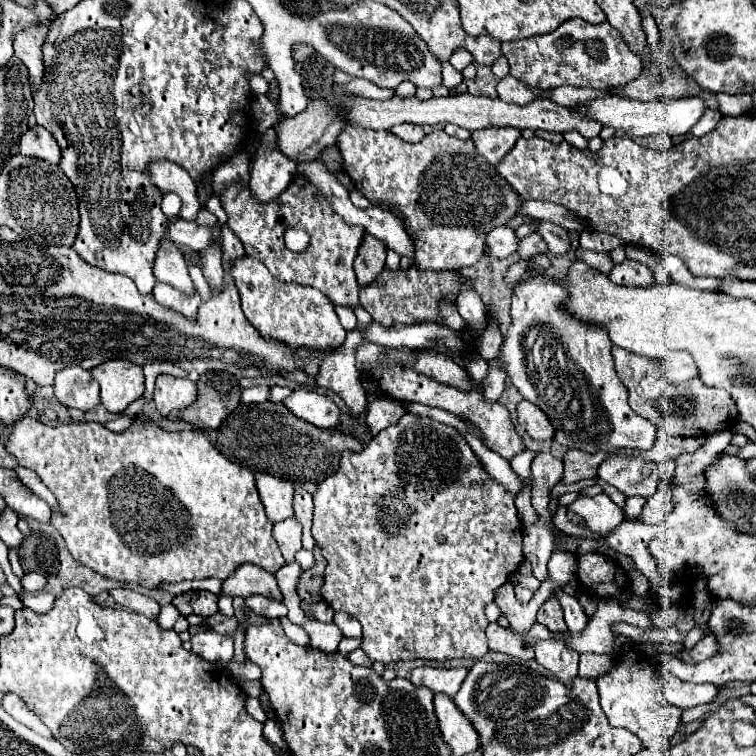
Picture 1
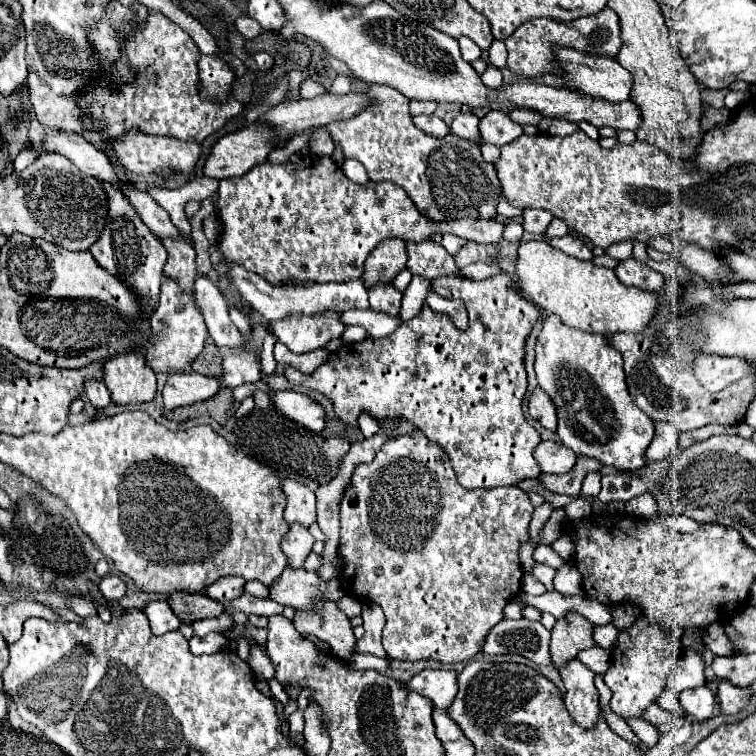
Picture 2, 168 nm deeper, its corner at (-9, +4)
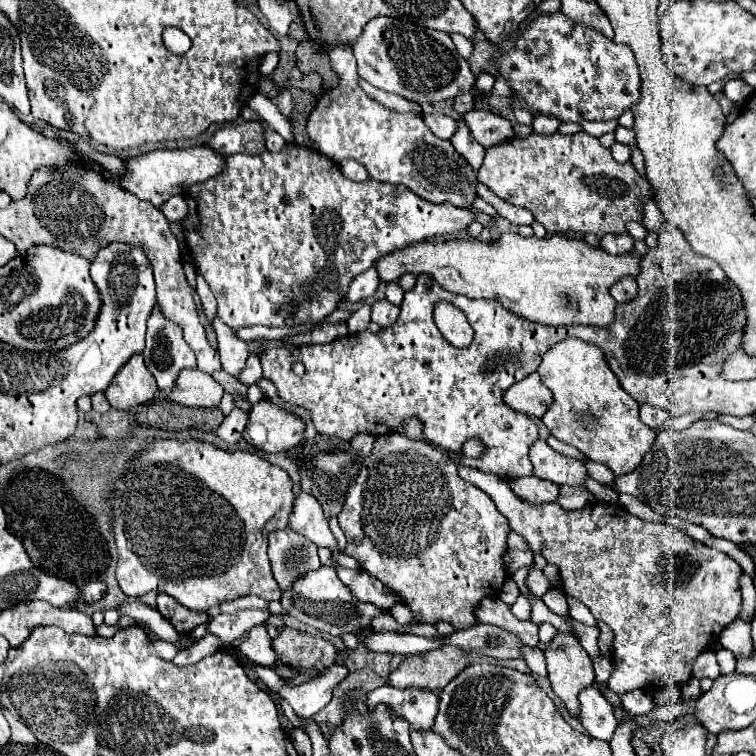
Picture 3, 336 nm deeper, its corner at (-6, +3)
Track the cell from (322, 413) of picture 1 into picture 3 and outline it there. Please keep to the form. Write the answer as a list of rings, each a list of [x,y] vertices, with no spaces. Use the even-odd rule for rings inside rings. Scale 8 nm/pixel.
[[[263,398],[249,412],[243,438],[259,450],[281,452],[297,446],[303,434],[305,422],[297,414],[275,406],[269,398]]]

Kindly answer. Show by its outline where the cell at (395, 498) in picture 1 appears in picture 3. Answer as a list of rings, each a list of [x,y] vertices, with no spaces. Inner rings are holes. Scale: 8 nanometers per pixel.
[[[399,434],[379,436],[363,464],[365,466],[347,492],[343,512],[337,516],[347,538],[345,554],[355,558],[361,570],[391,588],[399,596],[399,602],[413,612],[417,624],[447,622],[455,630],[475,626],[479,602],[491,596],[497,598],[507,580],[503,560],[507,536],[511,532],[507,518],[483,490],[459,478],[449,458],[421,442],[413,442]]]

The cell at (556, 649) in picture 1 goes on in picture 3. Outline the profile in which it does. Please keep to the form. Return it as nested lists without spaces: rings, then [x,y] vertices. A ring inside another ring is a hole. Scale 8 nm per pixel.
[[[587,686],[583,688],[583,692],[579,692],[579,706],[579,722],[583,730],[593,738],[609,742],[613,730],[617,728],[613,706],[595,686]]]

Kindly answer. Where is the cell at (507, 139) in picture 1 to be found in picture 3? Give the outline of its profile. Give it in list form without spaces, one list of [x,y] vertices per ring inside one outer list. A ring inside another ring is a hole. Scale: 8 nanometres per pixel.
[[[471,110],[471,112],[463,114],[463,118],[465,118],[473,138],[485,148],[503,144],[515,136],[511,122],[507,118],[503,118],[501,114],[485,112],[485,110]]]

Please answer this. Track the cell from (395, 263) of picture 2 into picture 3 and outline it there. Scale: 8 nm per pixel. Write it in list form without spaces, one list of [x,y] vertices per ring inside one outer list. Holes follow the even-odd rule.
[[[503,234],[497,242],[481,242],[481,240],[449,240],[449,242],[425,242],[413,244],[401,250],[395,250],[387,256],[381,256],[375,262],[381,282],[399,280],[405,272],[411,274],[429,274],[433,276],[445,290],[465,294],[469,298],[493,298],[499,300],[507,310],[551,326],[567,326],[567,324],[585,324],[597,328],[609,328],[611,320],[615,320],[617,302],[609,294],[611,286],[627,274],[635,276],[635,256],[621,254],[609,256],[607,252],[593,250],[583,240],[571,240],[565,236],[547,236],[547,238],[523,238],[519,234]]]

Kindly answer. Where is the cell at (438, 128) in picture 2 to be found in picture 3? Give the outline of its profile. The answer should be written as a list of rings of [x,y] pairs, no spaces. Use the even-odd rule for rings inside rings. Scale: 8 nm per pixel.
[[[423,114],[423,120],[431,128],[431,132],[441,140],[449,140],[457,128],[457,122],[443,114]]]

